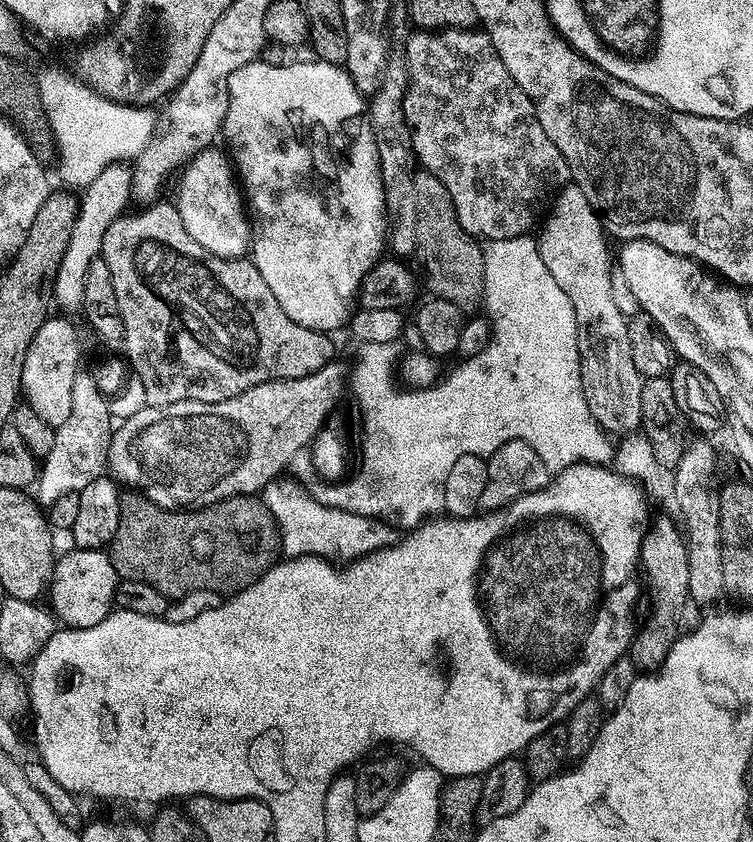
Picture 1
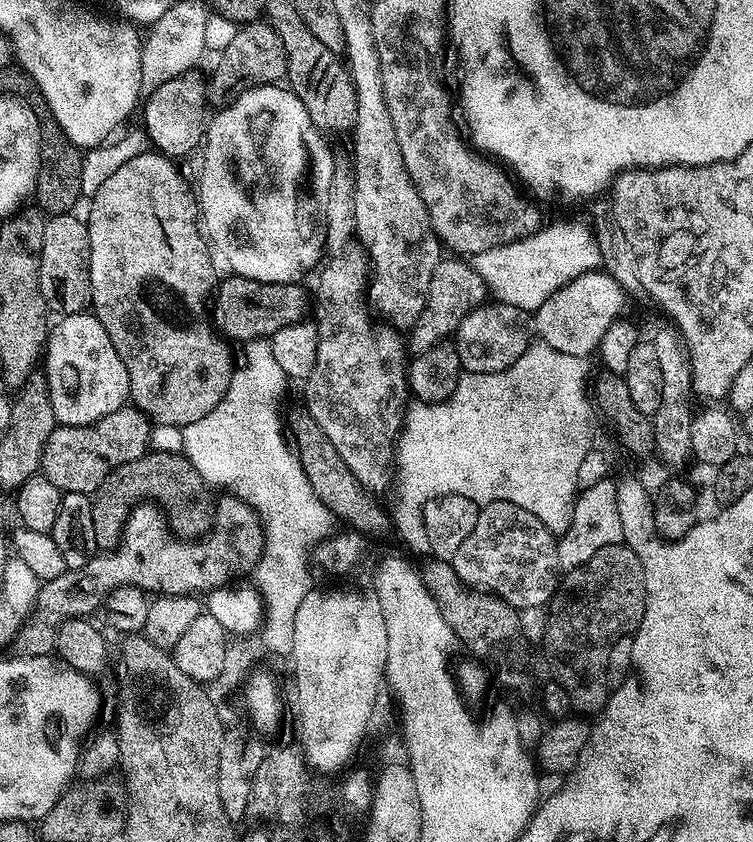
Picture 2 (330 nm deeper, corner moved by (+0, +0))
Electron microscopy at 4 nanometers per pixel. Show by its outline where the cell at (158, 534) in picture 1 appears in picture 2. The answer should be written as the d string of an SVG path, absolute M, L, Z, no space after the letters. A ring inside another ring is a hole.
M149 450L142 458L134 458L134 462L126 462L118 466L118 470L111 472L95 492L91 493L92 513L94 514L94 538L97 549L111 550L120 543L120 535L124 533L124 524L128 521L128 515L138 504L155 502L162 506L173 529L177 533L187 534L196 538L208 531L214 523L214 496L211 496L210 485L200 476L185 455L178 453L162 453Z

